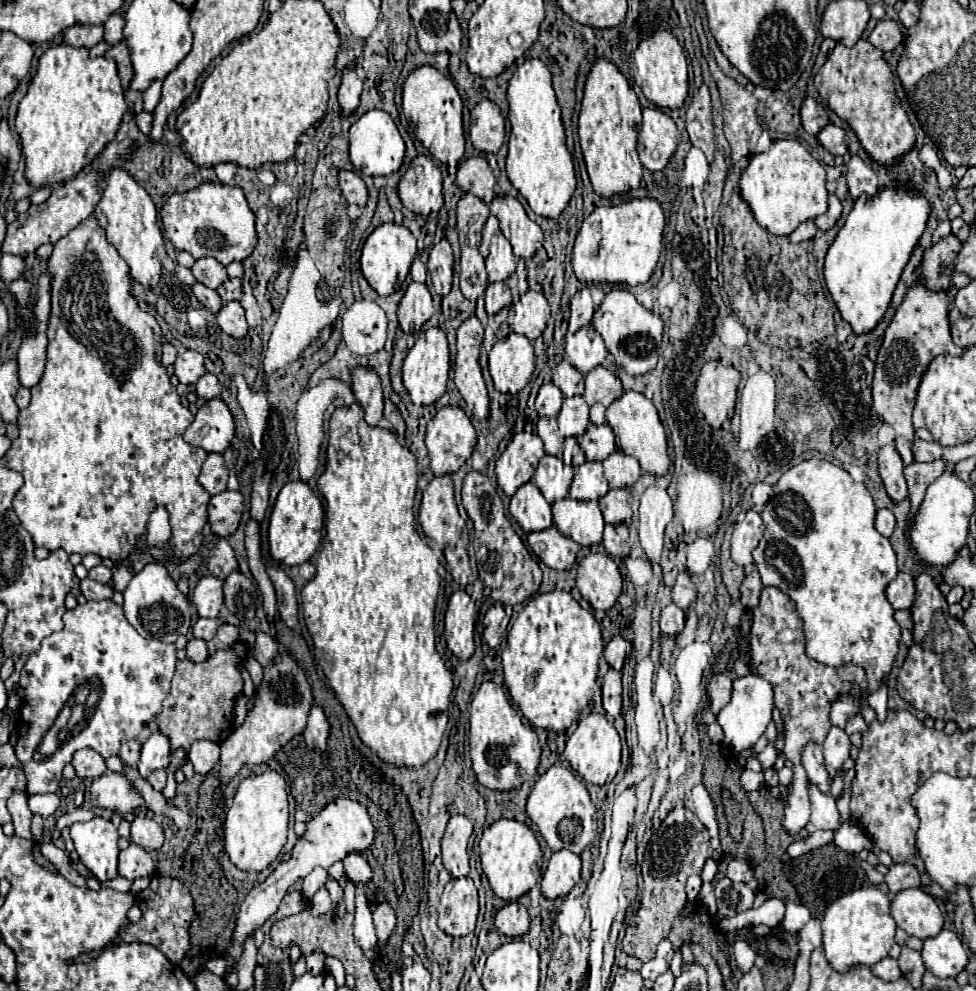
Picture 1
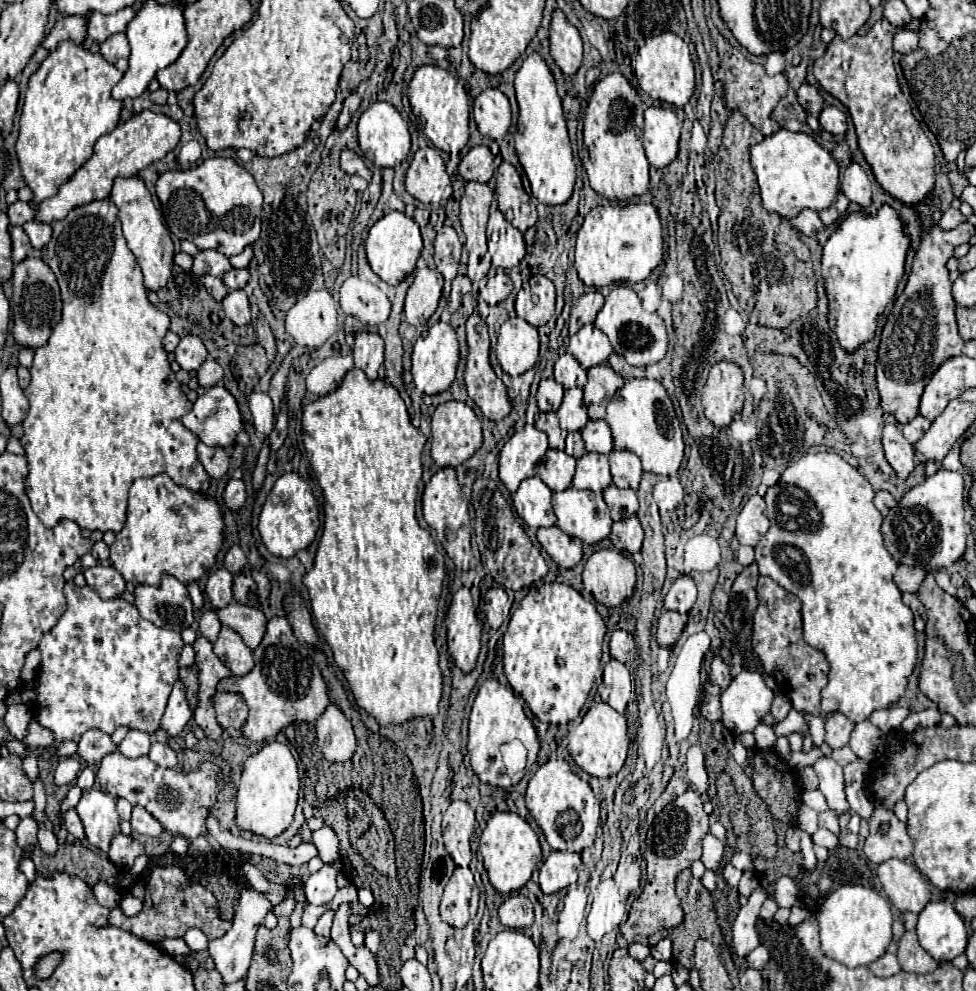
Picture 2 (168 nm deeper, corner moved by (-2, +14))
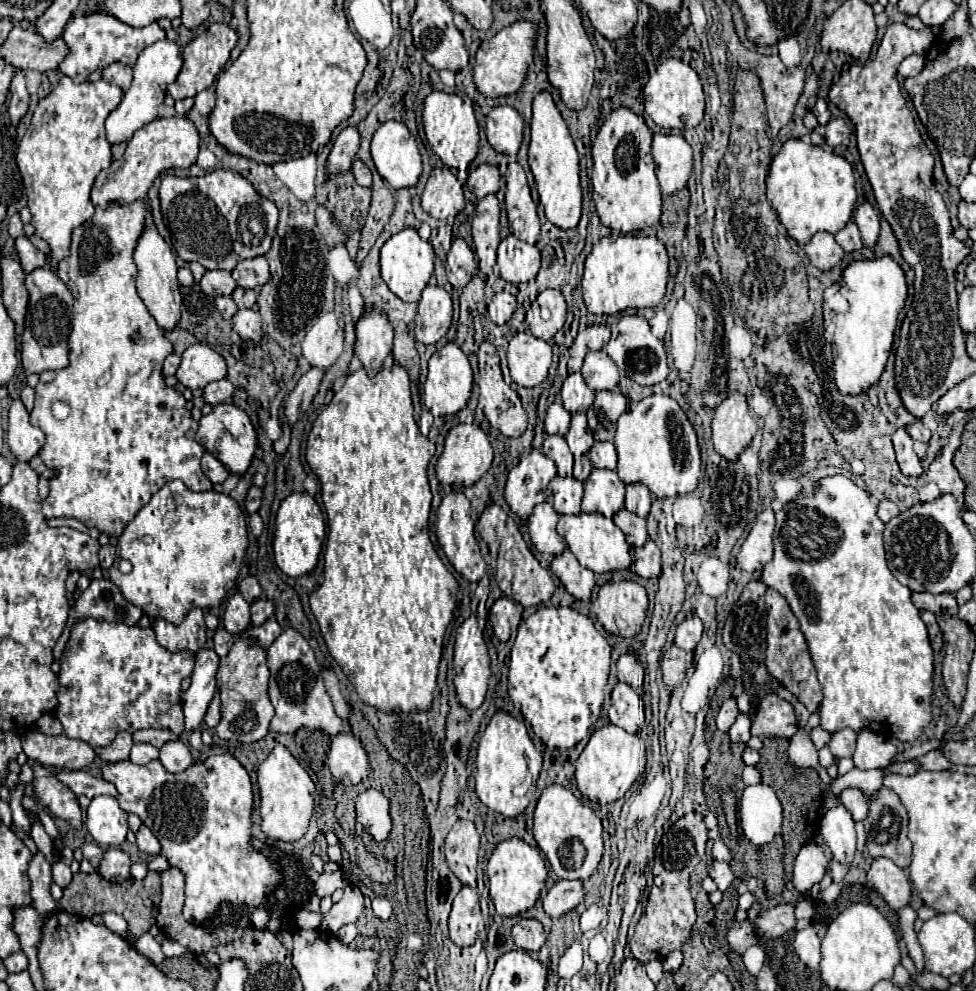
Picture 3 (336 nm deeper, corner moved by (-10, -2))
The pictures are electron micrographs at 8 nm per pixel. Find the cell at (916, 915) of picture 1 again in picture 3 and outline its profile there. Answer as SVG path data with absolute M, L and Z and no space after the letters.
M880 856L870 862L866 872L870 886L888 902L890 908L898 910L910 902L912 886L902 868L898 868L892 860Z

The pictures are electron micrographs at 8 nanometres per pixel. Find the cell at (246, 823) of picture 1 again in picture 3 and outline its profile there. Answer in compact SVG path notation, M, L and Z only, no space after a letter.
M276 744L268 758L258 766L258 786L262 796L262 832L268 838L276 838L282 842L294 842L302 838L308 830L308 822L314 810L316 786L308 772L300 766L300 762L290 754L290 750L282 744Z

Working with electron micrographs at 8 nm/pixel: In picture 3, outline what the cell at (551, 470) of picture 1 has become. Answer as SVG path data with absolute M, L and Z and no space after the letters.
M556 476L548 486L548 502L558 514L580 514L584 486L572 476Z

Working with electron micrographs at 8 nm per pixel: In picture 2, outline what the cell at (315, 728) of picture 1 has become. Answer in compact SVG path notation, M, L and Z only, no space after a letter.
M330 704L316 720L318 746L326 760L344 762L352 758L356 750L356 738L352 732L352 724L344 718L338 706Z

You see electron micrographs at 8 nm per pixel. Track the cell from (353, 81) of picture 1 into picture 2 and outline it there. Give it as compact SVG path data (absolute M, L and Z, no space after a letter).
M352 92L352 94L344 100L344 104L342 104L342 112L340 112L340 118L338 118L338 122L336 122L336 126L338 126L340 130L348 126L350 118L352 118L352 114L358 110L358 106L360 106L360 96L358 96L358 92Z

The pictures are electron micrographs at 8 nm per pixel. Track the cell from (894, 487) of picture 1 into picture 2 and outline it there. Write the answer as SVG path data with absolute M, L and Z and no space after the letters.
M886 424L882 432L882 446L888 464L894 468L898 478L906 480L910 472L916 468L916 462L914 462L914 446L904 438L902 426Z

